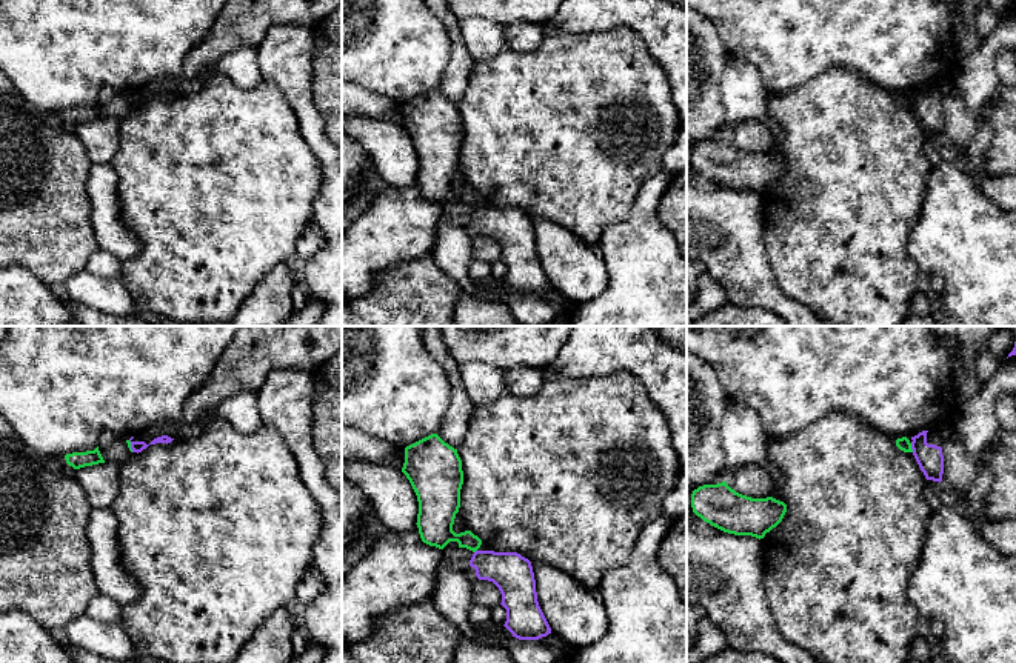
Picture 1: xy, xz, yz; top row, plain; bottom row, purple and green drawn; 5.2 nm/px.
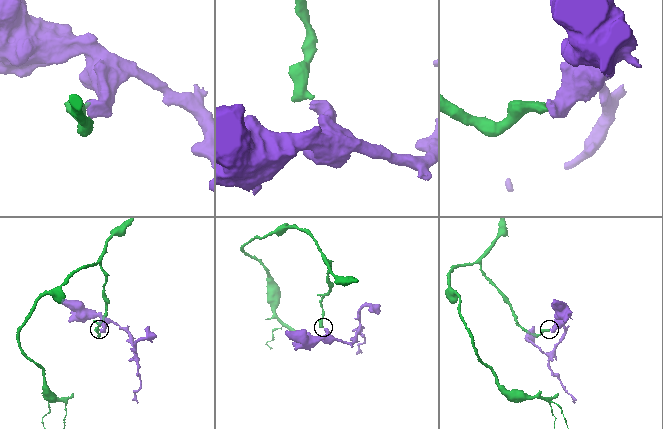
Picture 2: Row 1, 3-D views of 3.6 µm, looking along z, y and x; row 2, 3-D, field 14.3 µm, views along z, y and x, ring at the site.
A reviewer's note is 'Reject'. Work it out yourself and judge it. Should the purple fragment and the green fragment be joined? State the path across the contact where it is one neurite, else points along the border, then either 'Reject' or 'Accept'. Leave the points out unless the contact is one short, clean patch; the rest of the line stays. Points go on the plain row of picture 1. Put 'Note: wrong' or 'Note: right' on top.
Note: right
Boundary: yz (910, 99), (913, 106). Reject

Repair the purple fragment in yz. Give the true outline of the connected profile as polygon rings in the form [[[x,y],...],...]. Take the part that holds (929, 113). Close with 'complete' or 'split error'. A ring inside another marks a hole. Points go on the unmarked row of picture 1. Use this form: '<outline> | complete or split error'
[[[922,86],[911,92],[913,111],[927,135],[942,137],[942,92],[936,86]]] | split error

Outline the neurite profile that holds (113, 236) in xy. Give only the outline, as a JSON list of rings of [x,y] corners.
[[[111,163],[91,165],[85,191],[91,203],[91,225],[99,249],[128,262],[139,252],[140,243],[122,220],[117,188],[119,177]]]

